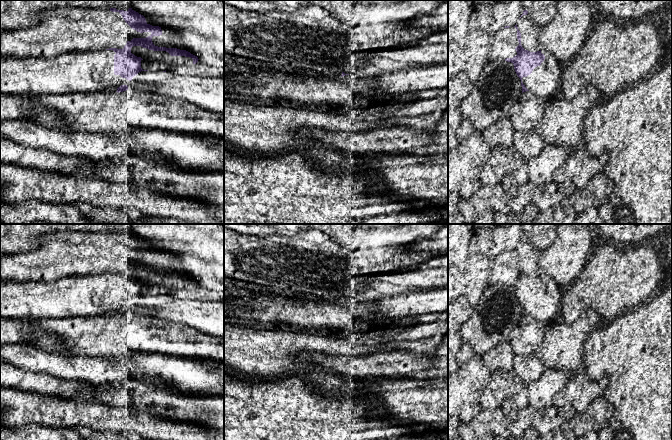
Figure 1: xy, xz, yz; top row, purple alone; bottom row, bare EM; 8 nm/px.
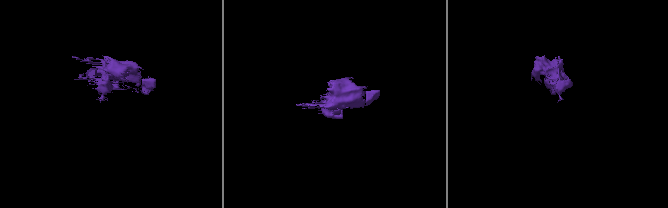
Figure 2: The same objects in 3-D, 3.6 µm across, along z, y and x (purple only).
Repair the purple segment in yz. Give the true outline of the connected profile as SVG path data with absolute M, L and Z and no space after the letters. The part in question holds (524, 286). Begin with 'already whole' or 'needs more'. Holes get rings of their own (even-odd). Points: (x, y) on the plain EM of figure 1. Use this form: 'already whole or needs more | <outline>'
needs more | M494 224L491 227L473 228L472 239L469 243L469 251L483 254L491 259L501 252L514 250L517 253L517 263L519 269L515 272L517 279L513 282L506 282L505 285L514 289L515 296L521 304L522 317L529 315L522 306L523 301L527 301L537 290L544 285L545 280L540 275L530 276L521 269L521 257L518 254L517 246L527 239L521 224L510 224L501 226Z

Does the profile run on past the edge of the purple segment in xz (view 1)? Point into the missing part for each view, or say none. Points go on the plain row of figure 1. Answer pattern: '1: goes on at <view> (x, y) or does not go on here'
1: does not go on here

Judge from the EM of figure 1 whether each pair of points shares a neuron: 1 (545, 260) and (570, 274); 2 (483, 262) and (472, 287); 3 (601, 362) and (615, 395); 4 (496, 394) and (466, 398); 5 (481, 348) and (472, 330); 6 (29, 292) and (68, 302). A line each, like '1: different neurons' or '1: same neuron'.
1: same neuron
2: same neuron
3: same neuron
4: different neurons
5: same neuron
6: same neuron

